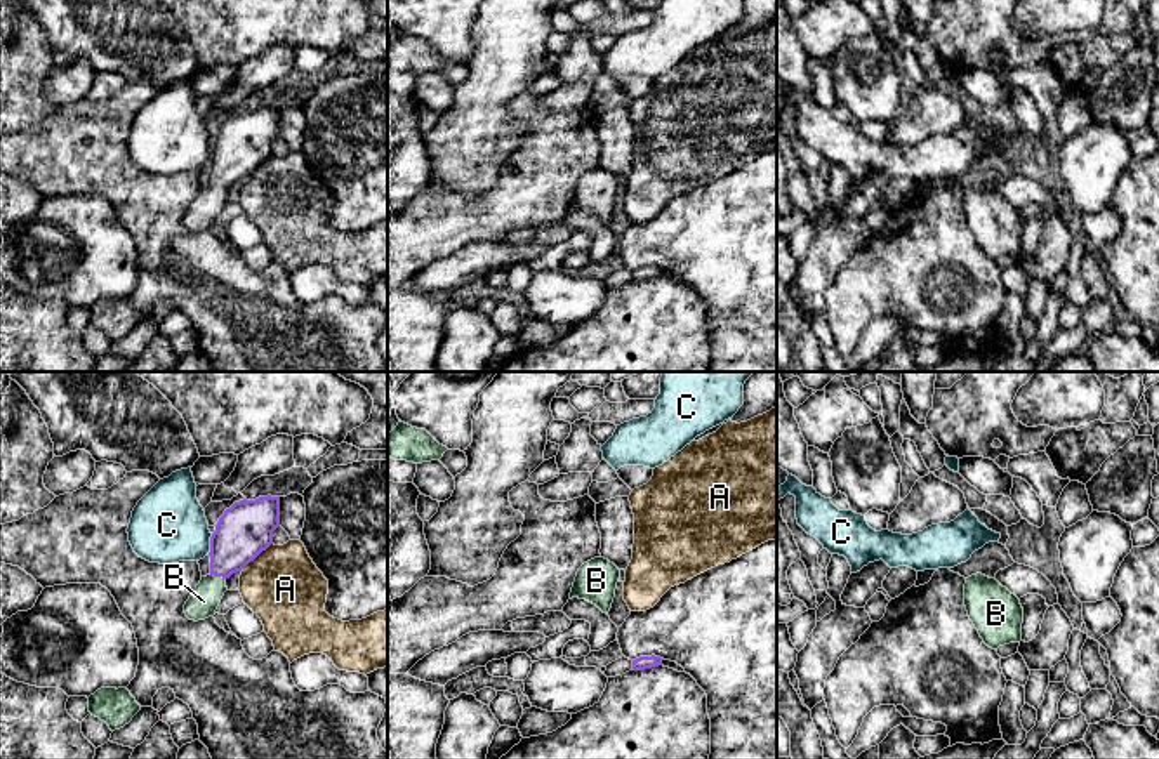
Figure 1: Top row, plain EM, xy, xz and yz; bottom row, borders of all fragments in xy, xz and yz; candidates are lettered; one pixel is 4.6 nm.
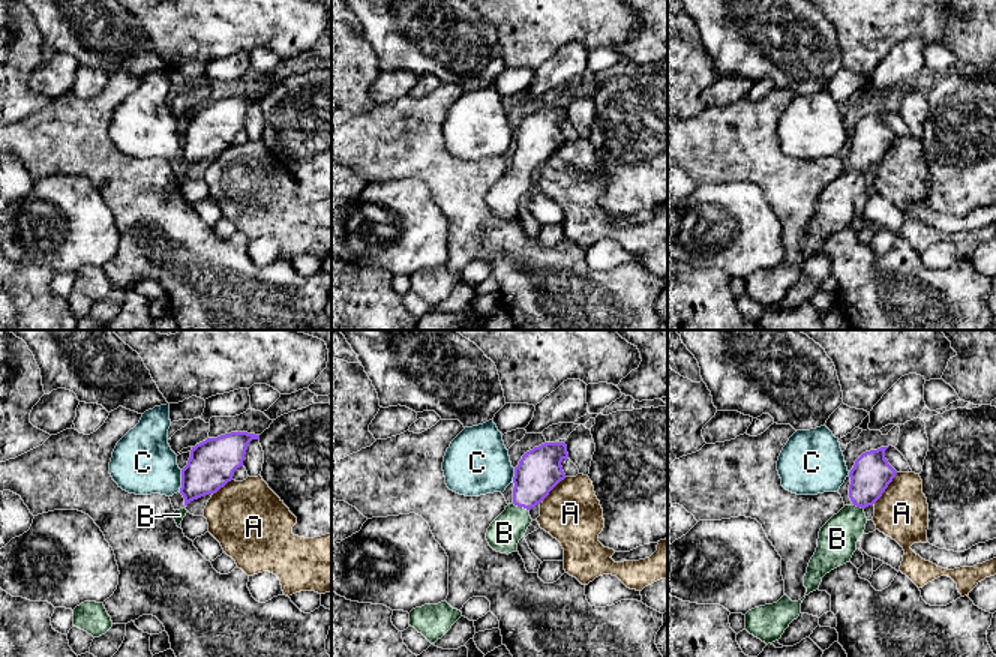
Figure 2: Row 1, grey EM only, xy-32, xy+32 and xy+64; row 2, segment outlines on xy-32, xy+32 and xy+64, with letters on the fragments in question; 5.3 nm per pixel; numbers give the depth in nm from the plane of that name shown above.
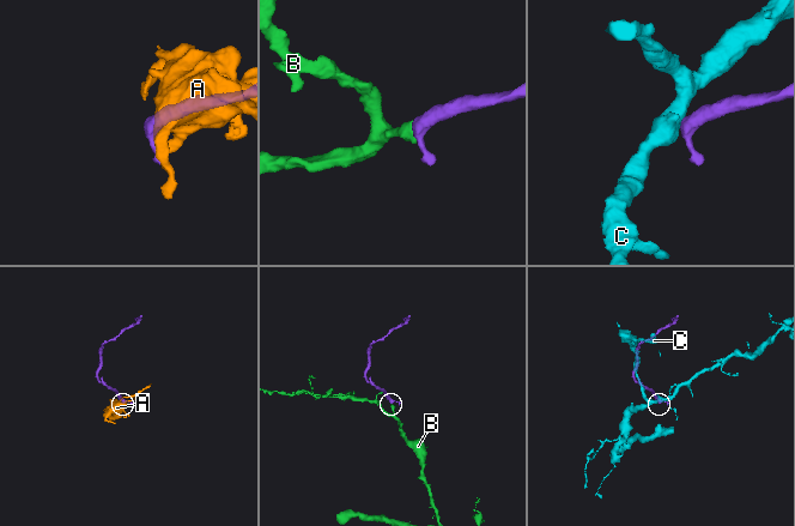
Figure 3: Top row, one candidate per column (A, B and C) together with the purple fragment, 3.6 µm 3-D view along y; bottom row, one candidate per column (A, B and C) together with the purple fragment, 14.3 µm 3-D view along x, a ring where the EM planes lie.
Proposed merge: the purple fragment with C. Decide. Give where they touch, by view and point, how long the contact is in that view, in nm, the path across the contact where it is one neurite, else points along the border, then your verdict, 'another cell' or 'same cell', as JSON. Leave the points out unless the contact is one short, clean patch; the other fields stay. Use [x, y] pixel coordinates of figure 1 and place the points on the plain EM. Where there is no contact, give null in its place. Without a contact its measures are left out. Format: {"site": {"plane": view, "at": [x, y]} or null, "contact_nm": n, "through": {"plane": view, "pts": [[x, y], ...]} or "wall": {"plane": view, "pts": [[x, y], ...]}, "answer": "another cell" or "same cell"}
{"site": {"plane": "xy", "at": [211, 155]}, "contact_nm": 100, "wall": {"plane": "xy", "pts": [[212, 145], [207, 164]]}, "answer": "another cell"}

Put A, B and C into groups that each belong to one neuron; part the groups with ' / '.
A / B / C

